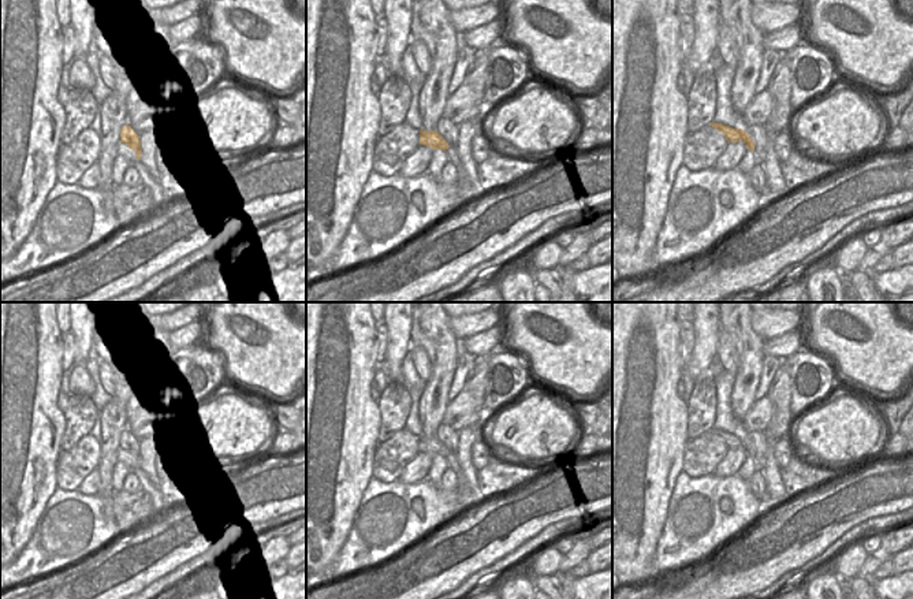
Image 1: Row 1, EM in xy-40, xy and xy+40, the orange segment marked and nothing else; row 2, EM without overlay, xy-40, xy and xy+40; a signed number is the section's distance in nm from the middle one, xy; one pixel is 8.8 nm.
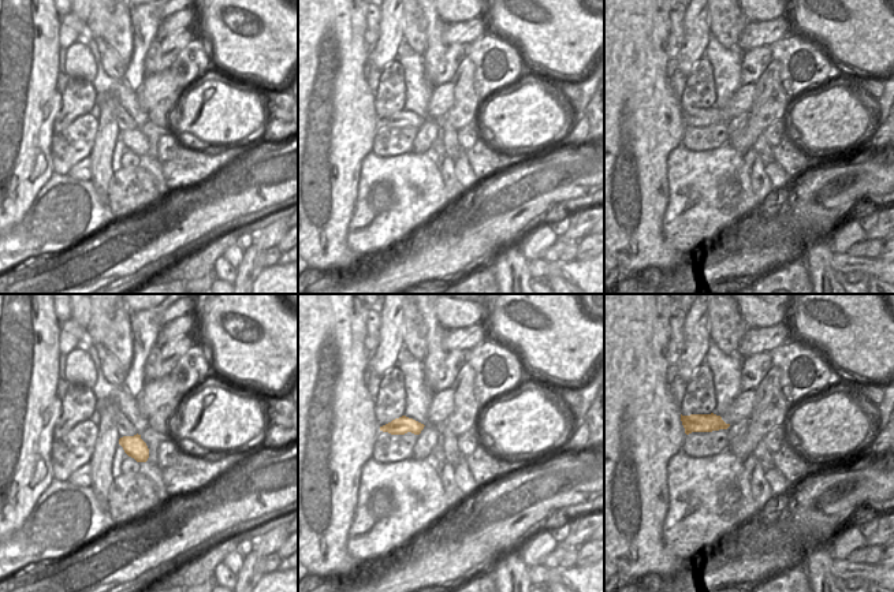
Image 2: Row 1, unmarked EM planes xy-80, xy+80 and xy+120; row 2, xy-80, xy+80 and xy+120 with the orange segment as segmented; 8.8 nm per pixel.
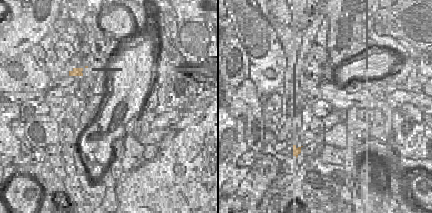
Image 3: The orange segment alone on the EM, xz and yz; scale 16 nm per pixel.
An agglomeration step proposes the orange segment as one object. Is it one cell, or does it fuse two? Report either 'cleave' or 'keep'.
keep

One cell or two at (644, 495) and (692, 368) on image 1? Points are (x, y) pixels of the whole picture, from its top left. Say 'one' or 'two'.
two

